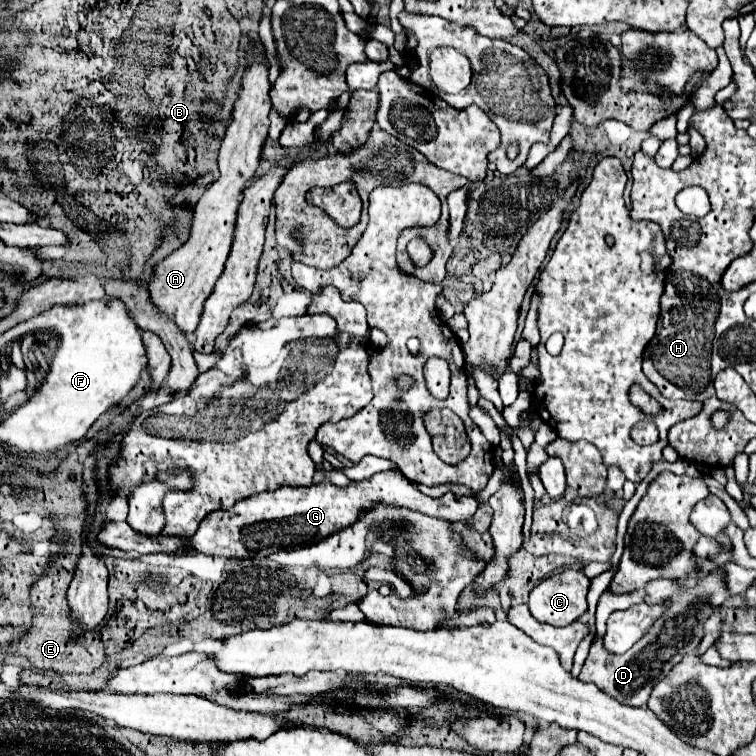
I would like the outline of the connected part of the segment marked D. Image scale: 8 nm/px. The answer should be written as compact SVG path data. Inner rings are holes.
M711 564L711 566L699 566L697 568L697 578L695 578L693 588L685 588L679 584L679 580L673 578L657 578L645 586L645 602L647 604L663 604L669 602L667 610L663 612L661 618L655 620L655 624L645 632L645 636L625 654L611 654L603 646L603 638L595 638L591 644L589 656L583 664L583 670L579 678L583 682L593 682L605 694L617 698L619 702L625 702L627 706L645 706L649 700L649 694L653 686L657 684L655 676L665 678L669 670L681 662L685 654L699 646L703 638L703 628L705 626L695 626L695 606L711 606L711 608L721 608L725 598L729 596L727 584L725 584L725 570L723 566Z

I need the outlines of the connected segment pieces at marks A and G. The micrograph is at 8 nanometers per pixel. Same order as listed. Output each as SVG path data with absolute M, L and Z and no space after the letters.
M253 62L243 76L239 98L235 104L233 120L225 132L225 138L219 148L219 178L213 186L205 190L201 200L195 206L195 218L191 228L191 238L177 252L167 256L155 266L155 274L151 280L151 302L157 310L165 312L183 334L191 334L197 328L201 318L203 302L213 292L217 278L223 274L229 246L235 230L237 206L241 204L241 192L247 182L253 180L255 170L259 166L261 146L267 138L269 130L269 80L267 66Z
M399 470L379 472L371 480L351 482L345 488L339 488L331 482L313 484L307 488L277 488L261 494L253 494L241 502L237 502L229 510L215 510L207 514L191 538L177 536L145 536L135 532L127 522L107 522L99 532L97 540L109 548L119 550L135 550L139 554L177 554L177 552L195 552L207 556L223 556L223 558L255 558L257 554L269 556L279 550L295 550L303 546L311 546L333 532L339 532L357 522L363 510L373 510L377 504L407 508L413 512L421 512L439 520L449 522L465 522L477 510L477 500L467 496L455 496L453 492L443 494L441 498L429 498L421 494Z

